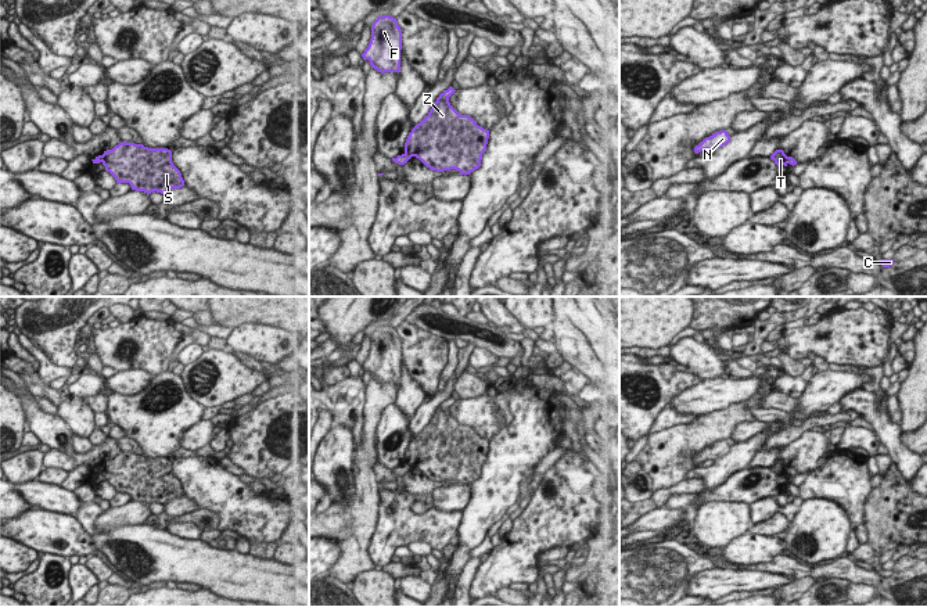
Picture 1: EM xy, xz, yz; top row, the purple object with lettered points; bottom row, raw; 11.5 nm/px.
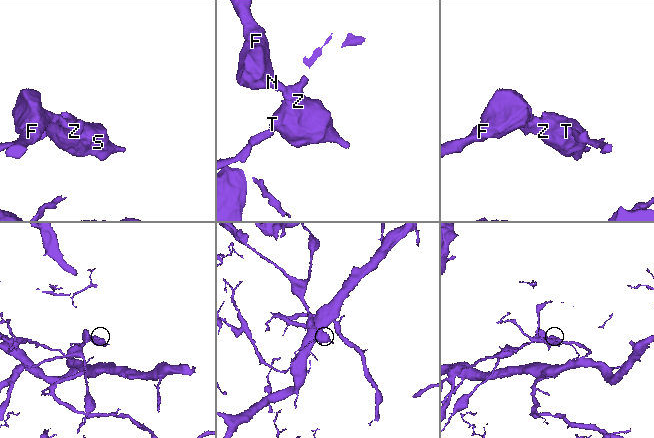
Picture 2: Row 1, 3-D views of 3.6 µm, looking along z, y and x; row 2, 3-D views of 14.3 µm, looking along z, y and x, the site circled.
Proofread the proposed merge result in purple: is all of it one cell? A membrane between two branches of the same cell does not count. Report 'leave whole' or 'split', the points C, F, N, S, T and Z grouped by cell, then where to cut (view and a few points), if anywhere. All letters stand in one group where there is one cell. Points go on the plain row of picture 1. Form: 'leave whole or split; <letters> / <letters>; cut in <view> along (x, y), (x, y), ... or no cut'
split; C / F N S T Z; cut in xz along (405, 463), (412, 466)

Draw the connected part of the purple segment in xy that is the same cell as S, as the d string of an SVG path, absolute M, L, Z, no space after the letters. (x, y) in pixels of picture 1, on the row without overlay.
M122 452L96 470L96 474L101 473L116 493L129 493L136 502L166 504L184 496L180 481L172 473L172 461L168 459L148 459Z

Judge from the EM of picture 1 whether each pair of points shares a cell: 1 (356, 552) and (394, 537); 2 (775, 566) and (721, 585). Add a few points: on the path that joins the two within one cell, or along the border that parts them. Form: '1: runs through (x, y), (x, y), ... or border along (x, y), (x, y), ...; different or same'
1: border along (377, 517), (367, 548), (367, 556), (374, 566); different
2: border along (758, 570), (783, 574), (793, 579); different

